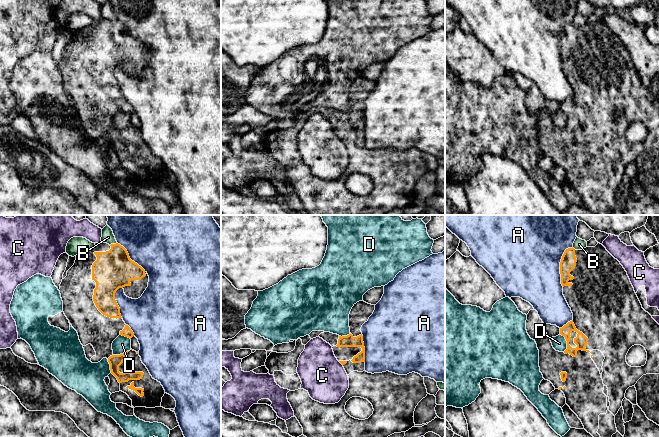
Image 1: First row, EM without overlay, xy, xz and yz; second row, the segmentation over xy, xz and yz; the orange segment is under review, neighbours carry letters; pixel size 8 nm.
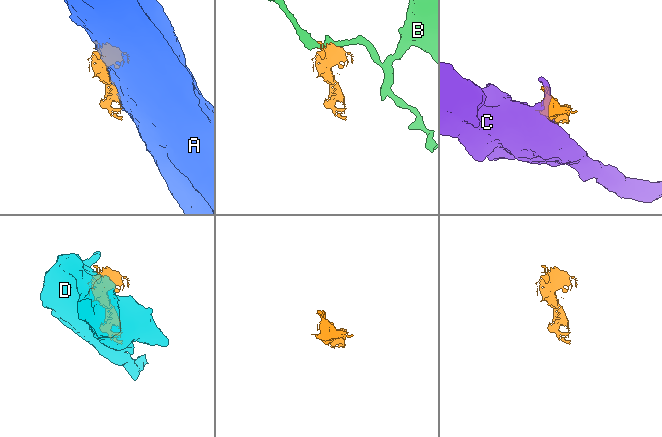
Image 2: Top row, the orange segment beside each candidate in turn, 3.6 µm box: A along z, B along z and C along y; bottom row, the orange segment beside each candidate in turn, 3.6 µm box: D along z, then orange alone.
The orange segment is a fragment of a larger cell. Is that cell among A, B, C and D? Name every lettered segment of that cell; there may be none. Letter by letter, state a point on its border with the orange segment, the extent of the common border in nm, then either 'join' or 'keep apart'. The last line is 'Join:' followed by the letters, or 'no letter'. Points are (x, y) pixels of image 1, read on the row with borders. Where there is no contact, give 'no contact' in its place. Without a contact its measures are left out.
A: meets orange in yz at (560, 265); contact 340 nm long; keep apart
B: meets orange in xy at (113, 244); contact 60 nm long; keep apart
C: meets orange in xz at (340, 362); contact 50 nm long; keep apart
D: meets orange in yz at (567, 342); contact 160 nm long; keep apart
Join: no letter

